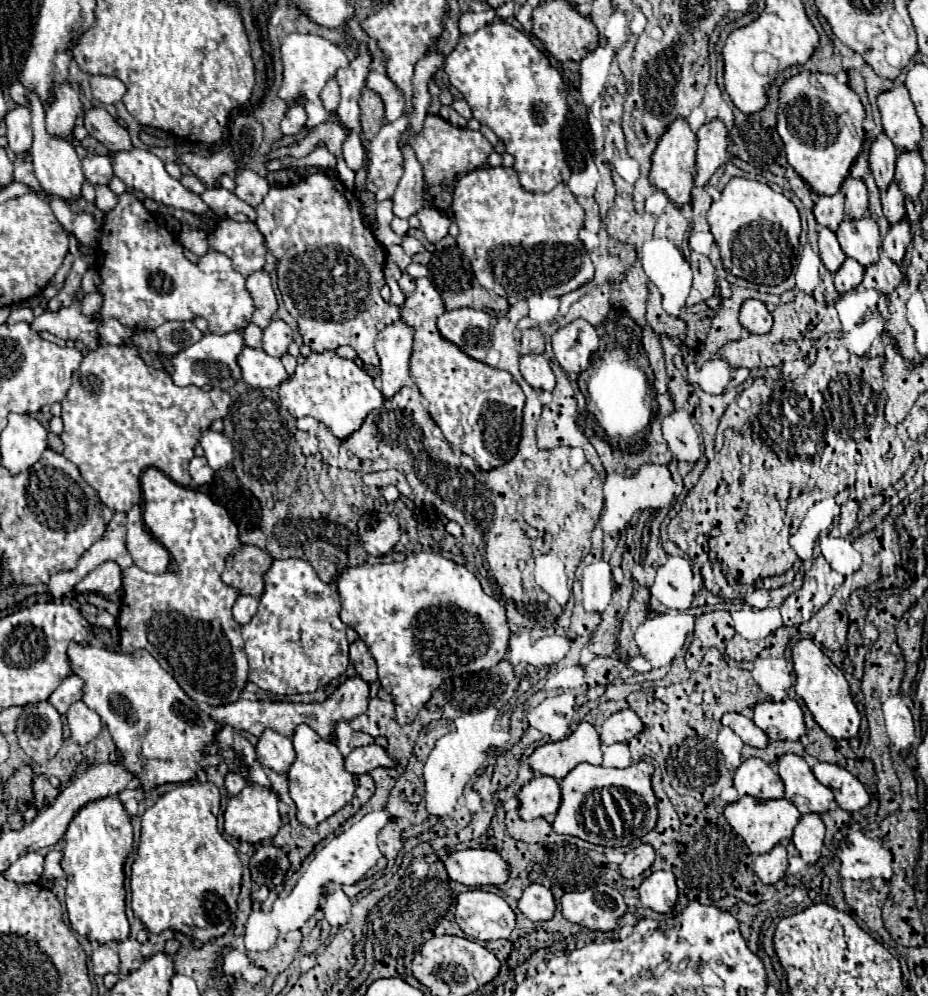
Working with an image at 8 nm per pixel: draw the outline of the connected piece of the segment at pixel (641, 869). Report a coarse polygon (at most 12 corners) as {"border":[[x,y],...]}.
{"border":[[640,844],[620,864],[624,878],[644,874],[654,862],[654,848]]}

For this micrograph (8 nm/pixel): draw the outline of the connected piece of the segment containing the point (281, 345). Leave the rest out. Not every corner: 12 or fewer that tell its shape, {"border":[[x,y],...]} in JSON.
{"border":[[280,318],[264,330],[264,352],[280,358],[292,342]]}

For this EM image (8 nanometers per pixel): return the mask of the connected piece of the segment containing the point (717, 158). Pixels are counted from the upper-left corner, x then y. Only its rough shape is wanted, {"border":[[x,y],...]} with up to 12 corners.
{"border":[[720,120],[698,130],[696,186],[728,160]]}

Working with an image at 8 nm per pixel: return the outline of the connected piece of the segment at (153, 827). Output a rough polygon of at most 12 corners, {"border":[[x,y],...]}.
{"border":[[214,782],[142,816],[130,906],[202,946],[236,920],[242,864]]}

